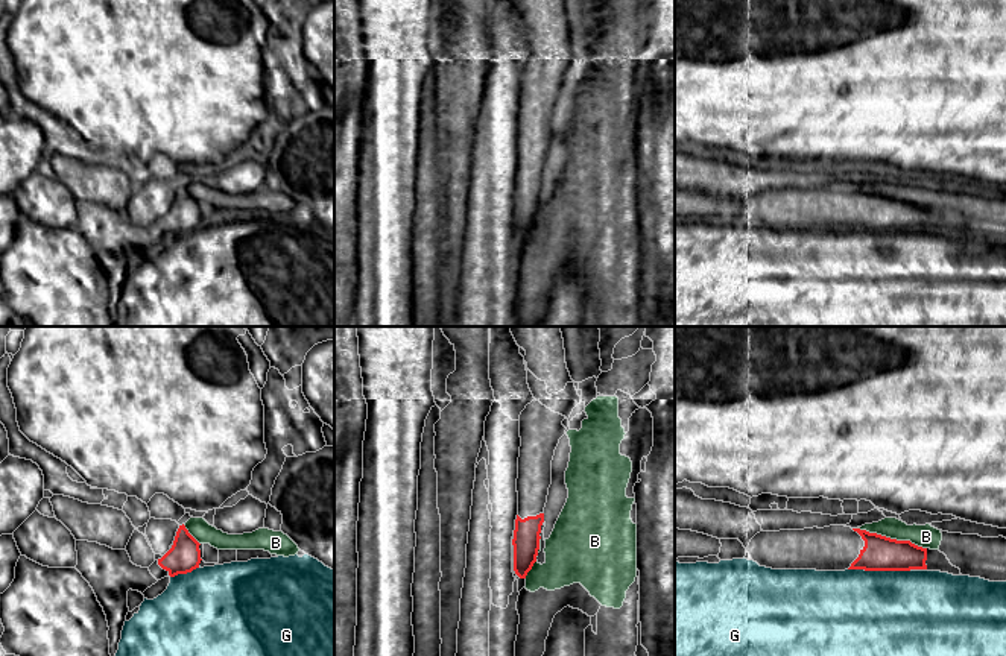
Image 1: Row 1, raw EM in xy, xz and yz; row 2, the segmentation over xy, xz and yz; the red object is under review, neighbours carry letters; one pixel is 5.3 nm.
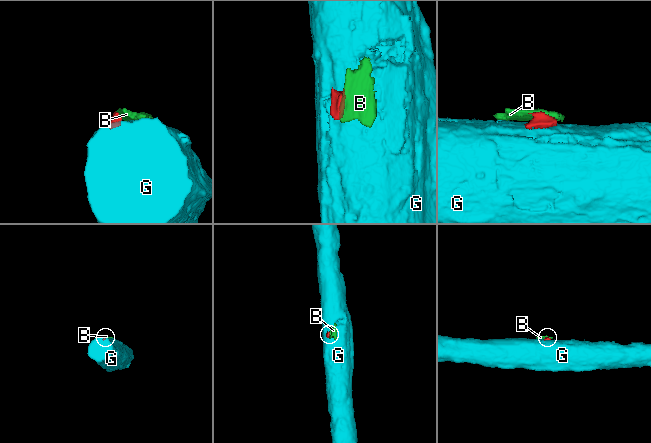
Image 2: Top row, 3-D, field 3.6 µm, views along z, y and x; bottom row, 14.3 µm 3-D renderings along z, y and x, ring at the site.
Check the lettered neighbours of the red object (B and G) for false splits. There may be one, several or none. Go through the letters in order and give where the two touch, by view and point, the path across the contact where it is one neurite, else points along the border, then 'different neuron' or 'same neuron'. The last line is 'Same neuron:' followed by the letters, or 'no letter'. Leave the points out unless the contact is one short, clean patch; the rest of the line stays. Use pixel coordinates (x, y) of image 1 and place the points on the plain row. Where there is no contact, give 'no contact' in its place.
B: contact yz (892, 199); border yz (857, 187), (897, 199), (909, 199), (926, 208); different neuron
G: contact yz (879, 230); border yz (848, 228), (909, 231); different neuron
Same neuron: no letter

